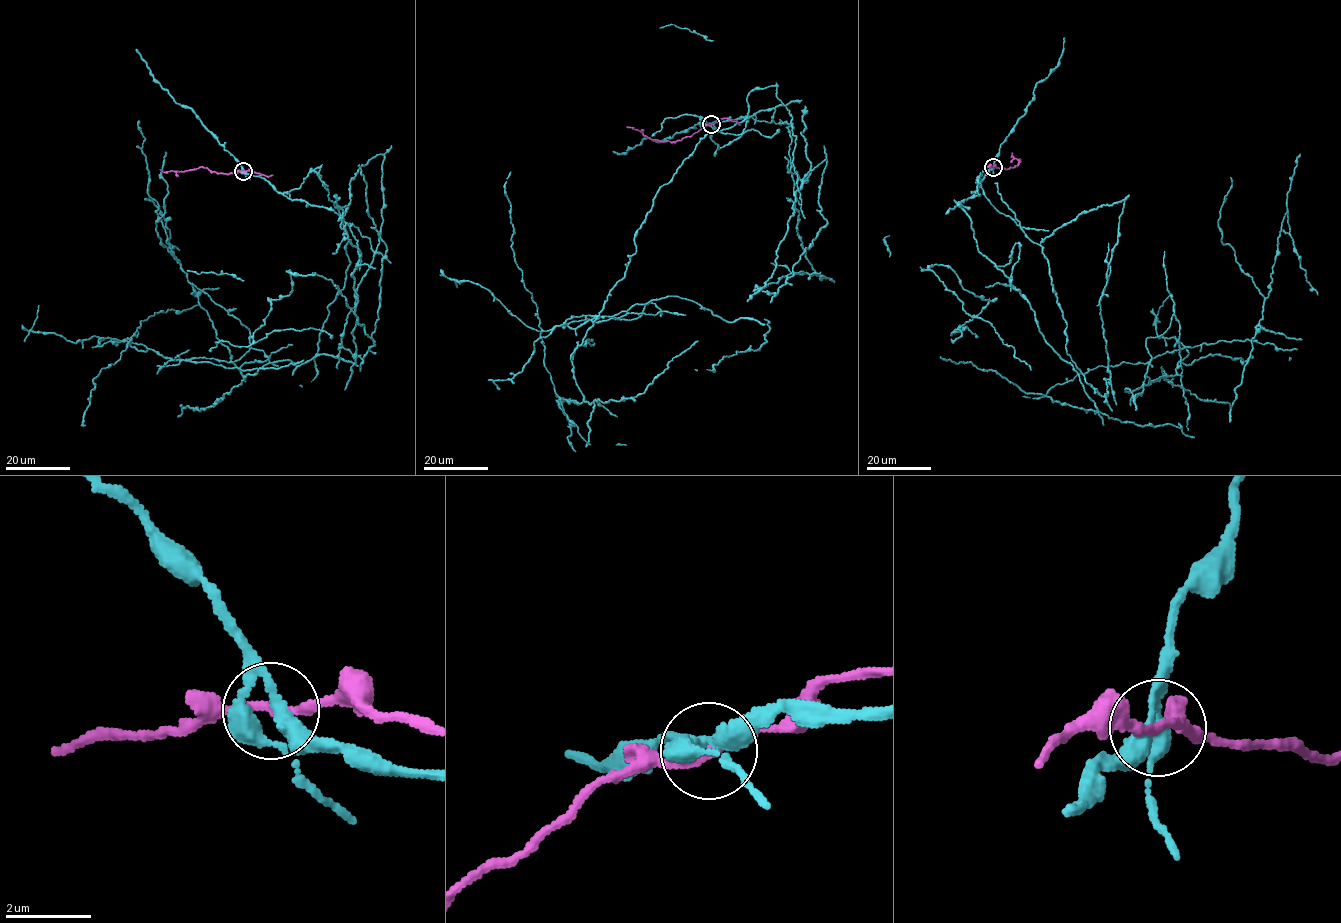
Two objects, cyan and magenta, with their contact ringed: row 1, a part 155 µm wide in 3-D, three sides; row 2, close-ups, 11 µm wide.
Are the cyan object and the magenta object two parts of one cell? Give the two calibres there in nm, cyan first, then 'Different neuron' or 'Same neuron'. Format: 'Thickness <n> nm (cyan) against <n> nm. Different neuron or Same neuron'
Thickness 220 nm (cyan) against 180 nm. Different neuron

